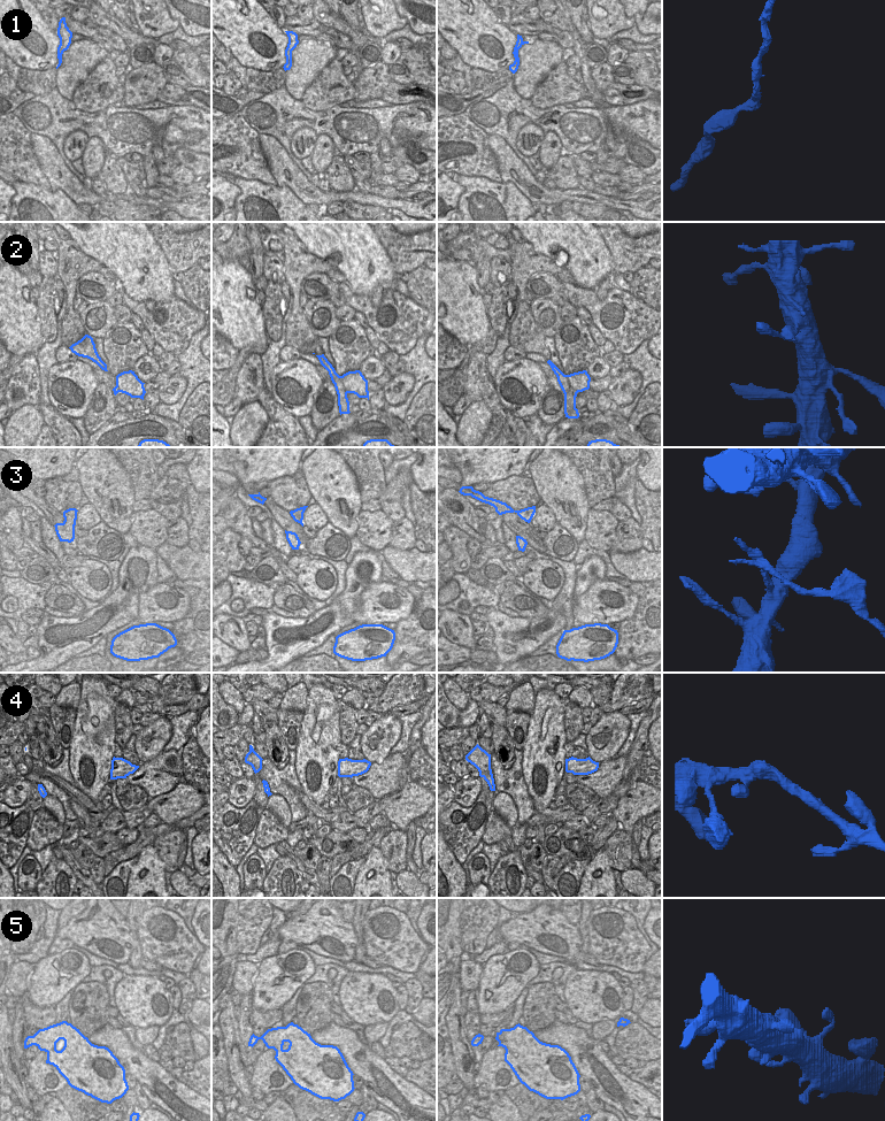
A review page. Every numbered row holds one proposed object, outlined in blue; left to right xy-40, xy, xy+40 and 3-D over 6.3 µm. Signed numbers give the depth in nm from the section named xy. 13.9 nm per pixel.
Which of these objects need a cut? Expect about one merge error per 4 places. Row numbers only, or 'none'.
3

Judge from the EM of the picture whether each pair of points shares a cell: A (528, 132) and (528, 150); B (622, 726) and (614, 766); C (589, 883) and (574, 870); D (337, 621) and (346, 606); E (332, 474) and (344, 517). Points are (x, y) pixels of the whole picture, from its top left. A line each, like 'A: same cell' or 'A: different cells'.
A: same cell
B: different cells
C: different cells
D: same cell
E: same cell

